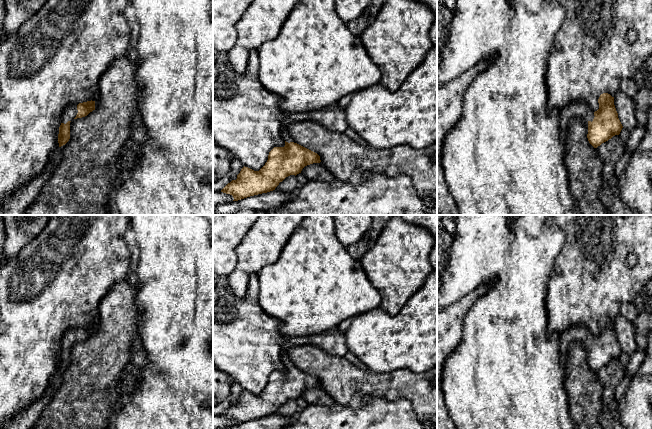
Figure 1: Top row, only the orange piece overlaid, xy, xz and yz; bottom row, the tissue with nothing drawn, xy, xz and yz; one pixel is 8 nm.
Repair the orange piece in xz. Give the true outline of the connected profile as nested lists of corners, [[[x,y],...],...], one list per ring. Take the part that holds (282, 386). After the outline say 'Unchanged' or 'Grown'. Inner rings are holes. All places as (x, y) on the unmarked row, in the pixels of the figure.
[[[286,358],[285,370],[274,371],[259,395],[244,390],[237,403],[228,407],[221,416],[232,419],[233,425],[267,417],[275,414],[286,401],[296,400],[305,390],[320,386],[317,377],[294,367],[291,360]]]. Grown

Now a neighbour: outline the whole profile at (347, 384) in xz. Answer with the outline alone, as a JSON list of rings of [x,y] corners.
[[[303,345],[288,350],[287,357],[292,366],[297,367],[320,380],[321,388],[333,398],[335,403],[359,408],[363,405],[366,396],[380,397],[385,400],[407,399],[412,403],[413,410],[427,429],[433,429],[432,419],[437,417],[437,366],[422,373],[414,373],[408,369],[397,370],[391,373],[373,373],[359,369],[351,364],[343,356],[333,356],[319,347]]]

